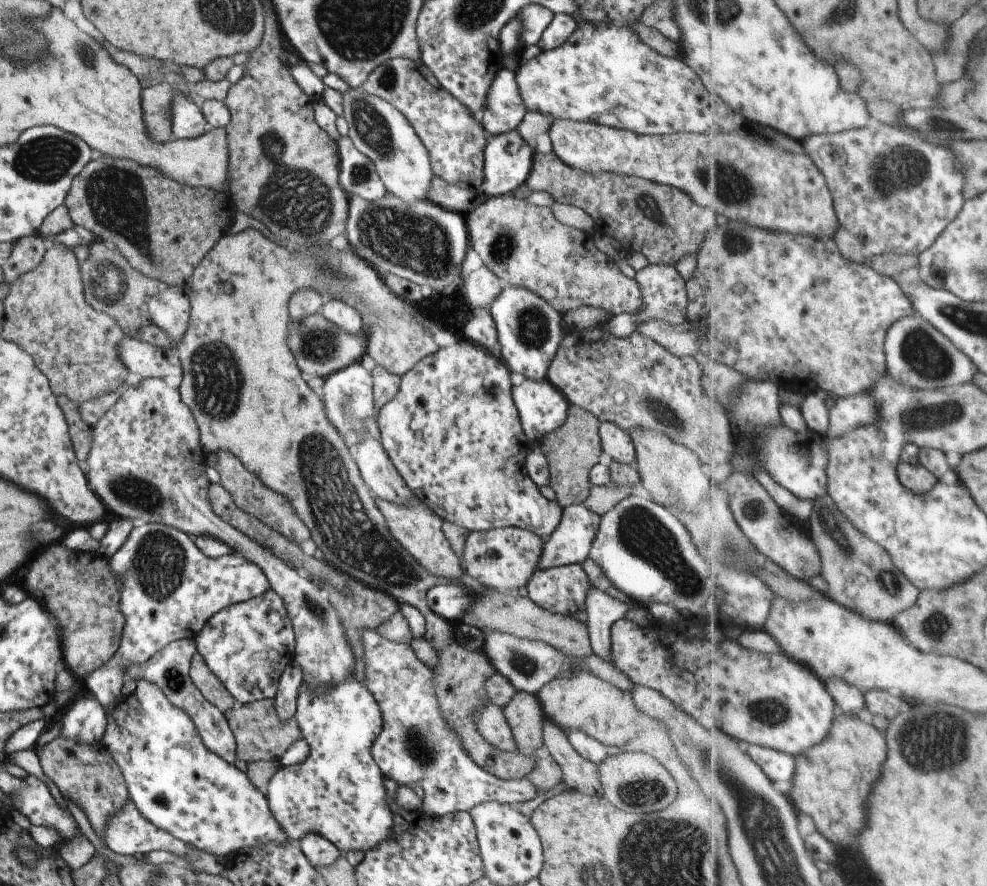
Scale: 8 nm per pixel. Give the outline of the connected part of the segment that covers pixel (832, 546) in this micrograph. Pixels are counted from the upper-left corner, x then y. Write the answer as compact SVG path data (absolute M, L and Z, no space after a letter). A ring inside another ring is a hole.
M829 492L813 501L809 531L822 556L822 576L828 582L827 595L840 605L876 621L893 622L899 611L913 607L921 590L894 563L890 552L851 524Z

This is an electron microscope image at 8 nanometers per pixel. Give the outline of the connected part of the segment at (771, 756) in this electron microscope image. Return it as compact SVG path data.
M746 745L747 752L770 778L771 787L789 797L792 790L792 778L796 771L796 758L788 752L783 752L763 745Z

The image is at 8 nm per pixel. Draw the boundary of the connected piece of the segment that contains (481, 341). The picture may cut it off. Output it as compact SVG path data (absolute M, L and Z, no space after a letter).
M469 306L468 321L464 324L460 335L465 340L481 347L491 354L498 344L497 331L489 312L483 309L473 309Z

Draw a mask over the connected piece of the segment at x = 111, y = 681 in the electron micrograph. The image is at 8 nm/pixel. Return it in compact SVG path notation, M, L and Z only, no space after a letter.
M148 522L133 526L119 550L110 556L108 565L120 582L119 610L124 616L123 630L118 649L112 658L85 678L89 694L99 701L105 712L122 698L120 688L126 679L124 665L143 664L166 644L179 639L195 638L216 612L232 604L253 599L270 588L263 571L239 553L206 557L193 542L193 537L187 533L158 522Z

